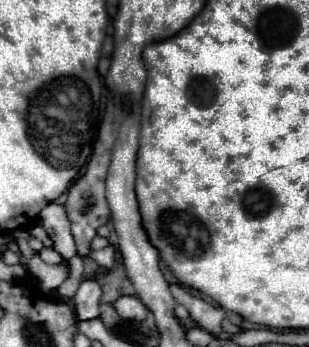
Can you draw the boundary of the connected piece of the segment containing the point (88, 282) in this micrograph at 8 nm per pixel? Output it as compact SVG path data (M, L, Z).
M84 279L74 295L74 307L76 307L76 317L78 319L94 319L98 317L98 307L100 307L100 285L92 279Z

